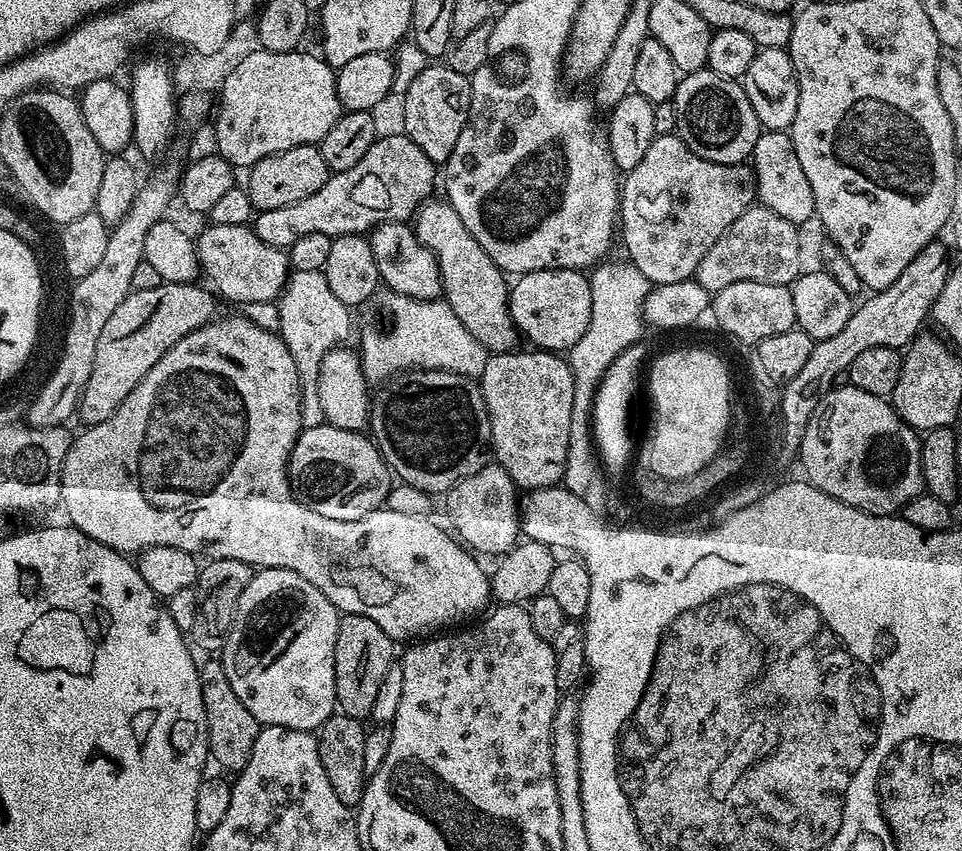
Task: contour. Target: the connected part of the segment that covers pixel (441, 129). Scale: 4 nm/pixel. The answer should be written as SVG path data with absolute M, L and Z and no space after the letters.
M432 62L410 83L409 88L402 94L402 100L404 100L403 135L408 136L410 142L414 142L414 146L418 146L418 150L422 150L422 154L426 154L426 158L430 158L433 164L443 166L450 158L450 154L454 154L454 146L458 146L458 134L462 134L468 121L472 101L471 79L458 74L458 70L449 68L447 63Z

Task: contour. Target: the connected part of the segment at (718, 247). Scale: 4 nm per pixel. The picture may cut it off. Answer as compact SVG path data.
M756 202L738 214L738 218L734 218L734 226L714 242L699 263L694 278L704 289L715 294L740 281L791 285L801 270L797 225L782 218L782 214L774 214L774 210L765 204Z

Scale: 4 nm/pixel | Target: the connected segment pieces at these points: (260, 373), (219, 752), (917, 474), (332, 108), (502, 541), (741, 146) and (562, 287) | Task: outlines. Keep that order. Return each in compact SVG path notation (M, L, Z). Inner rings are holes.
M222 316L209 320L207 324L196 328L183 336L174 346L170 346L170 350L166 350L166 354L162 354L162 358L154 362L146 378L142 378L142 382L138 382L138 386L130 390L126 402L122 402L122 406L118 406L118 410L114 410L114 414L106 418L106 422L85 427L85 432L73 439L60 471L60 504L68 515L67 523L82 534L102 542L106 547L125 554L139 554L144 549L154 546L178 546L178 550L186 550L200 558L237 560L256 570L294 570L302 574L302 578L306 578L310 586L318 586L318 590L322 590L322 594L330 598L337 612L350 616L365 616L370 618L370 622L378 622L378 626L382 626L384 633L393 642L416 642L421 638L428 638L463 625L460 623L467 616L479 617L490 604L489 573L480 569L480 564L476 561L479 559L467 547L457 543L447 531L444 533L427 515L398 514L387 506L381 506L360 520L331 520L310 510L310 506L296 499L292 485L288 483L288 456L302 431L302 385L298 366L294 366L294 358L290 358L290 350L286 350L284 339L273 329L271 332L270 329L263 328L244 316Z
M208 658L205 664L199 665L200 685L202 686L202 706L206 706L206 726L208 727L208 750L213 761L217 760L226 771L238 774L250 762L250 754L254 750L254 738L258 738L262 725L256 721L254 714L242 706L238 694L230 687L230 678L226 678L223 663L216 658Z
M848 384L844 388L832 388L821 398L818 406L814 406L814 414L810 414L802 434L798 464L800 460L808 483L830 494L830 498L838 498L844 504L875 516L891 516L925 491L921 439L921 433L905 424L885 397L866 394L866 390L858 390Z
M260 47L238 62L234 70L228 71L228 77L219 85L218 103L214 108L214 127L217 136L217 153L227 160L233 169L251 169L262 158L290 150L303 144L319 145L320 140L338 122L342 115L338 90L336 89L337 69L331 68L319 55L311 56L305 50L295 52L271 52Z
M489 462L482 470L478 470L478 474L470 474L459 480L446 493L446 500L448 520L453 528L451 531L458 537L459 543L467 546L473 553L485 552L486 555L492 556L491 558L499 558L515 547L521 539L522 521L518 489L510 474L506 474L506 470L500 464Z
M707 70L689 72L681 75L680 85L676 87L674 97L676 105L676 132L702 158L719 164L743 164L749 159L762 131L758 122L758 114L754 114L754 106L750 106L750 98L746 98L743 83L728 80Z
M547 268L546 270L538 270L537 272L525 272L519 277L517 284L511 285L508 294L508 309L510 310L510 318L514 322L517 332L525 341L529 340L529 345L535 346L537 349L554 352L557 354L567 353L569 348L574 346L574 342L578 342L578 338L582 338L582 334L586 331L586 325L590 322L590 306L592 305L592 282L591 279L583 271L574 268Z

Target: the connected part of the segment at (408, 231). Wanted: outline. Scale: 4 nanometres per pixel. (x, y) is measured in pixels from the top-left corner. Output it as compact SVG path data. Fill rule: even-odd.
M408 222L379 224L369 233L371 250L378 265L381 283L398 296L437 300L442 294L441 276L435 255L417 239Z

